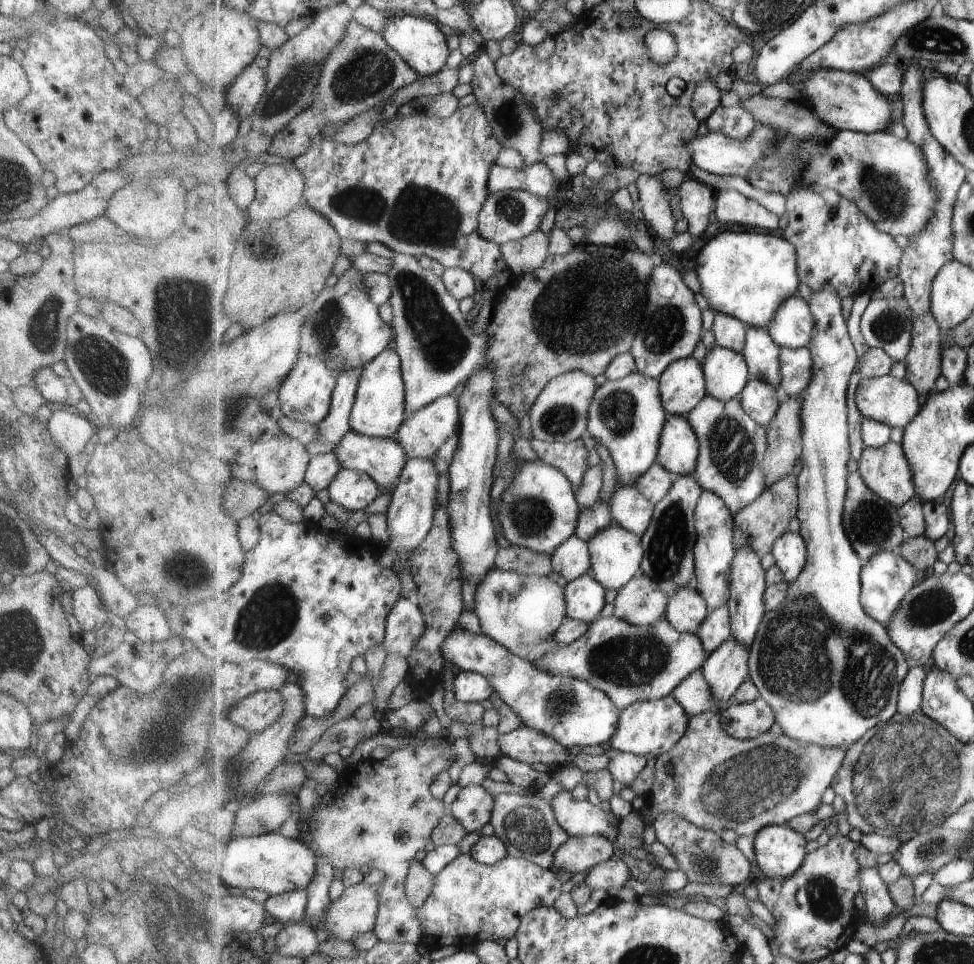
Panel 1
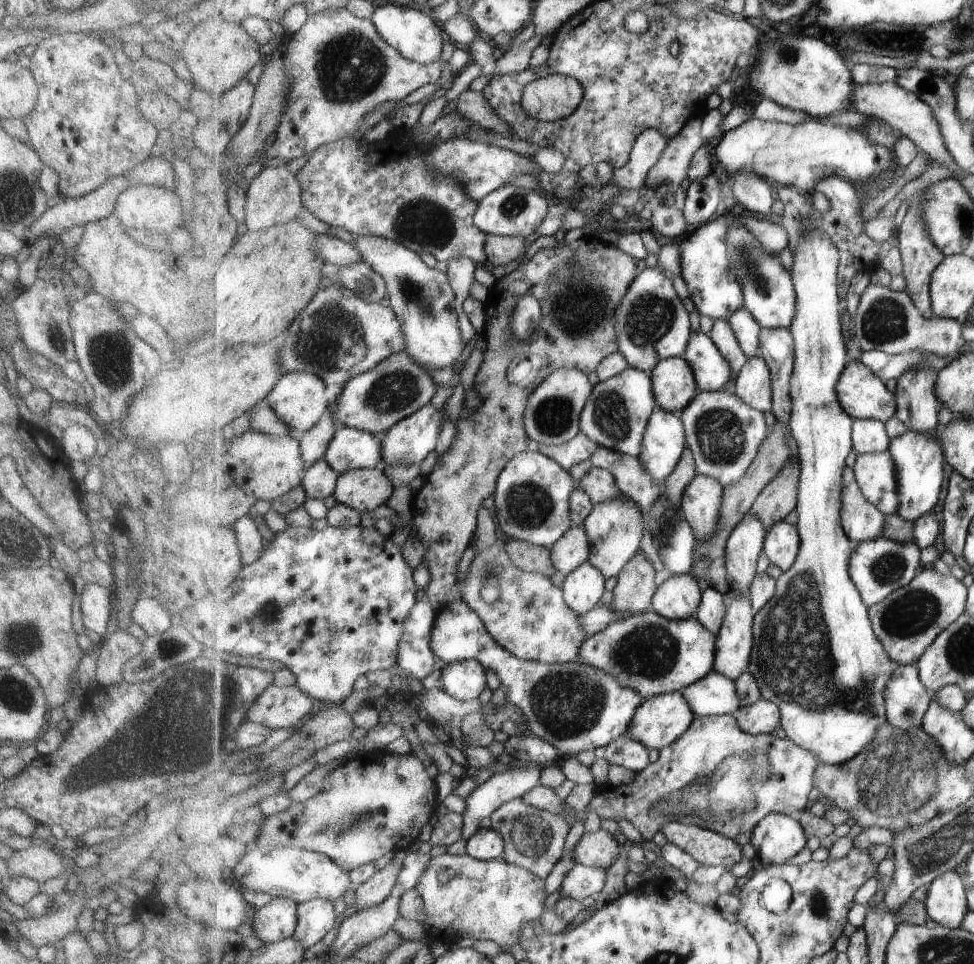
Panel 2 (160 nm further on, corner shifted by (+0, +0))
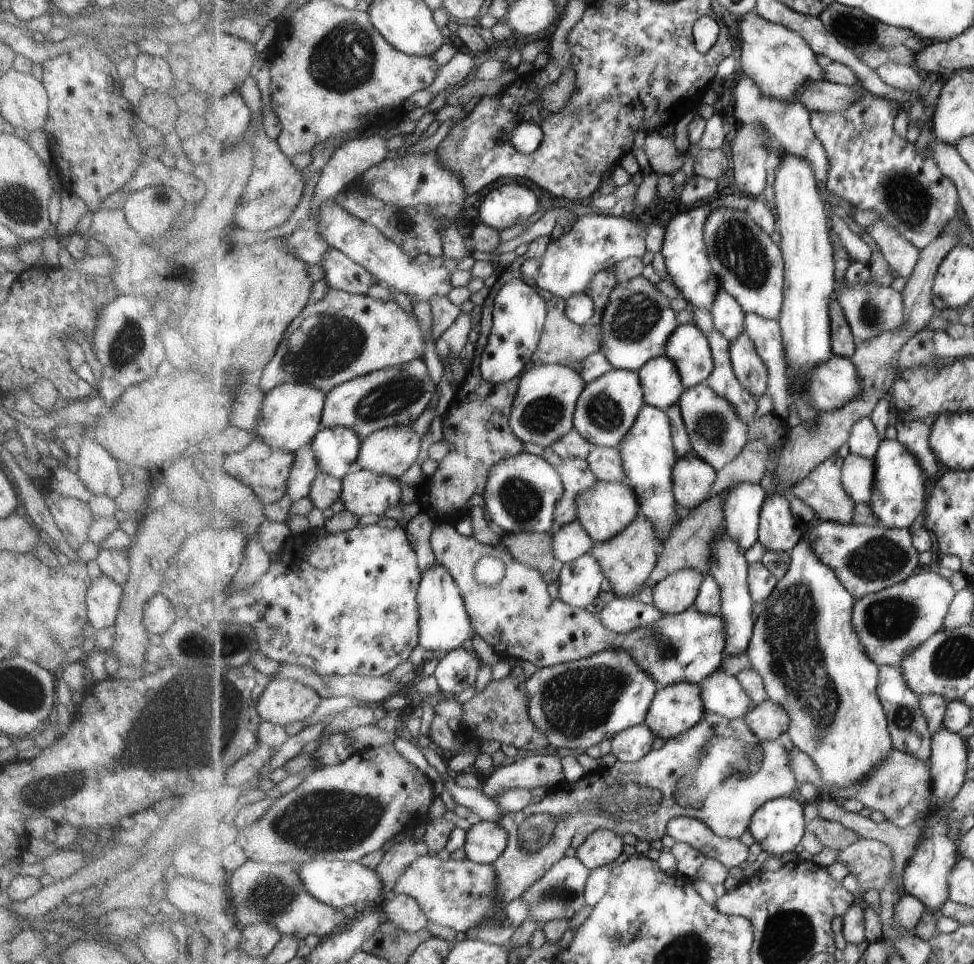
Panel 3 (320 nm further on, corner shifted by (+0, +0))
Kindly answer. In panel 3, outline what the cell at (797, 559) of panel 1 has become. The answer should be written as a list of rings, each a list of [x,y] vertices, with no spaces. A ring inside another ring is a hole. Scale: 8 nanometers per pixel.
[[[773,493],[761,509],[759,541],[768,550],[791,551],[801,542],[802,528],[793,518],[789,502],[785,494]]]

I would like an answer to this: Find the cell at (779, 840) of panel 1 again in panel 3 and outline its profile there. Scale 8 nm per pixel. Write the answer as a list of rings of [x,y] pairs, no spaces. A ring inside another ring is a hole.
[[[791,795],[769,799],[757,809],[748,829],[764,853],[781,856],[797,848],[808,831],[804,805],[800,797]]]

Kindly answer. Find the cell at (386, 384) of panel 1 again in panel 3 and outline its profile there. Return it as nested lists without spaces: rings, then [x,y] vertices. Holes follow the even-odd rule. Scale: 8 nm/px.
[[[415,359],[404,365],[381,369],[354,378],[326,393],[326,405],[322,414],[325,427],[353,429],[363,440],[378,430],[394,426],[408,427],[429,408],[435,384],[427,372],[427,364]]]

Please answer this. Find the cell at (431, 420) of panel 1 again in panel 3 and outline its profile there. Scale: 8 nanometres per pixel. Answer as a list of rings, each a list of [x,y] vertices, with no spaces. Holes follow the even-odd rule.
[[[411,425],[408,427],[394,426],[378,430],[363,440],[361,452],[355,464],[375,474],[387,475],[399,479],[415,464],[415,460],[419,458],[419,452],[422,452],[422,439],[424,440],[425,437],[421,438],[421,436],[411,428]]]

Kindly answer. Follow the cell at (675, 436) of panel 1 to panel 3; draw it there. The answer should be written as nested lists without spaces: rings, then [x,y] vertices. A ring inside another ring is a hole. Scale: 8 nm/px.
[[[645,404],[635,424],[624,441],[618,446],[626,470],[628,485],[637,495],[643,511],[658,530],[662,542],[666,541],[671,528],[681,519],[679,506],[674,495],[673,467],[678,459],[673,440],[673,427],[667,412]]]

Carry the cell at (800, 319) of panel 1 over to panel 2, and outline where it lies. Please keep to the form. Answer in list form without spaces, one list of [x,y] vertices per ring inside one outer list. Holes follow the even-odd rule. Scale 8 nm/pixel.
[[[733,223],[729,226],[726,243],[727,253],[730,256],[730,269],[744,290],[744,308],[762,327],[790,328],[797,312],[796,286],[792,274],[785,270],[779,257],[770,253],[757,235],[741,223]]]

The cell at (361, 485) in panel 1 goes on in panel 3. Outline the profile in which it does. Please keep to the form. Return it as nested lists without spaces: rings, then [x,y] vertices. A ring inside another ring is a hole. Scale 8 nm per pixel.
[[[354,464],[342,481],[344,492],[340,500],[357,517],[365,514],[385,516],[387,510],[401,506],[403,484],[399,479],[378,475]]]

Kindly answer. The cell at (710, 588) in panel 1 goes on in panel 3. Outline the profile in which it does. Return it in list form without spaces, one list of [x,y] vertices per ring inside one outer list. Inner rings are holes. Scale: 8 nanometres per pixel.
[[[696,453],[683,455],[673,467],[674,495],[678,506],[693,510],[705,502],[704,498],[712,489],[718,471]]]

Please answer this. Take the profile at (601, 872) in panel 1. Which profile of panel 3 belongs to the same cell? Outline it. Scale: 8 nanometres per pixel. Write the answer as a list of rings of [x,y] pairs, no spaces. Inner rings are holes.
[[[576,856],[565,857],[556,862],[537,882],[534,882],[522,895],[520,900],[529,904],[527,917],[533,918],[543,928],[551,921],[567,919],[568,921],[585,906],[585,882],[589,876],[587,868]]]

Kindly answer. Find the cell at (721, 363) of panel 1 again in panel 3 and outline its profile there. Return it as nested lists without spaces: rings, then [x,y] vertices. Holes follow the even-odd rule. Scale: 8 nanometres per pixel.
[[[692,322],[677,327],[669,337],[665,355],[677,365],[687,389],[706,381],[715,368],[708,335]]]

